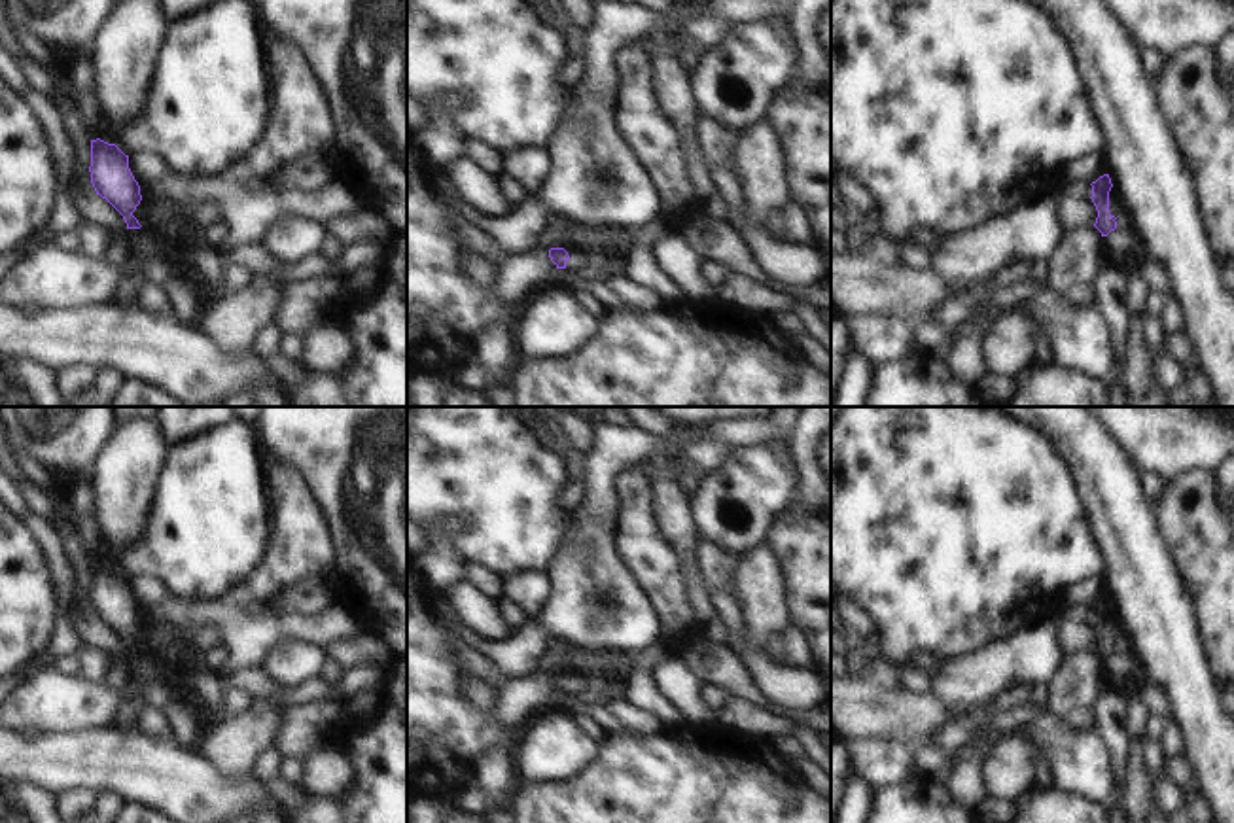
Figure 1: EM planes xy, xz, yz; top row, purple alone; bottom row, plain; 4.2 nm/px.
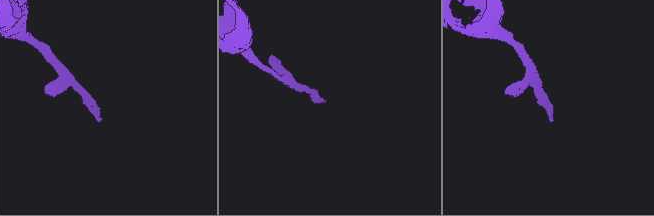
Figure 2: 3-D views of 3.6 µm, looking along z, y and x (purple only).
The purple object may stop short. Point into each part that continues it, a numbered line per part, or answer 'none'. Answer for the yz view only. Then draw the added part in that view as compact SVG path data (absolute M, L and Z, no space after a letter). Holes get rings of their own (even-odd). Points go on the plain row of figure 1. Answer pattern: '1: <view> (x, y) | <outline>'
none

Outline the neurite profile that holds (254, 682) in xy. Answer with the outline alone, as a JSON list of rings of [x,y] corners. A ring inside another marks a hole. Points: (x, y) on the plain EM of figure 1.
[[[233,670],[216,674],[223,691],[242,689],[254,696],[256,702],[269,698],[278,687],[261,670]]]

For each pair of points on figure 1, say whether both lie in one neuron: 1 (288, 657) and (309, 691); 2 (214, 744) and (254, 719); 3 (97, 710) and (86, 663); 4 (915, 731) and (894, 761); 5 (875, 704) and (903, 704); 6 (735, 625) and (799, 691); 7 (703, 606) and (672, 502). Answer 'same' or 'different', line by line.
1: different
2: same
3: different
4: different
5: same
6: same
7: same

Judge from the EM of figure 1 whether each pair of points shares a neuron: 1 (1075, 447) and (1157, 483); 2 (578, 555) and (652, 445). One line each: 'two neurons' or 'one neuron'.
1: two neurons
2: one neuron

